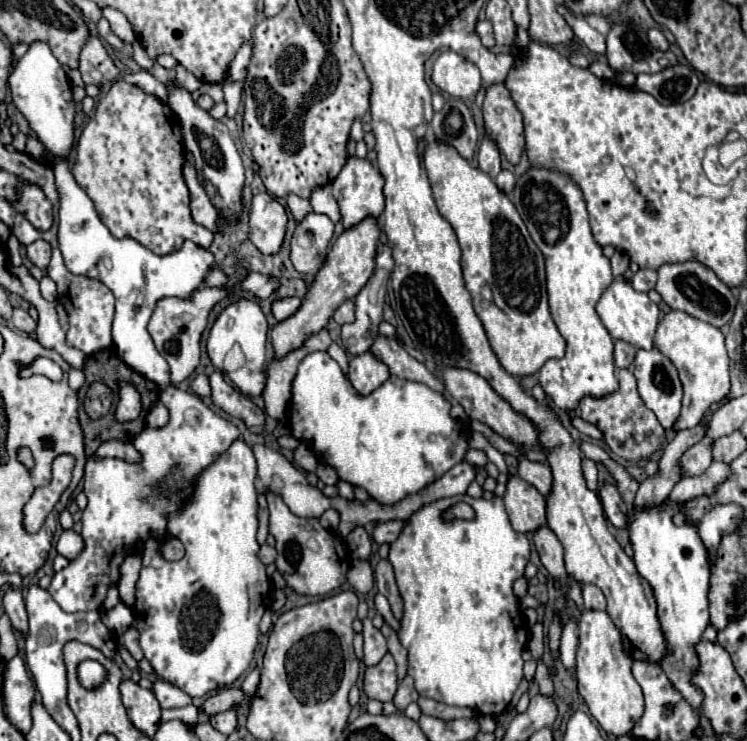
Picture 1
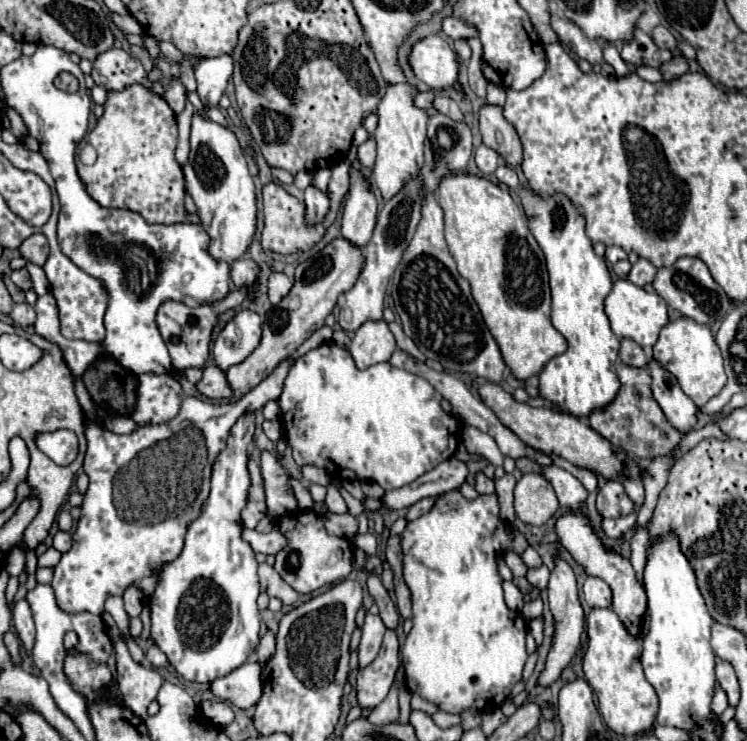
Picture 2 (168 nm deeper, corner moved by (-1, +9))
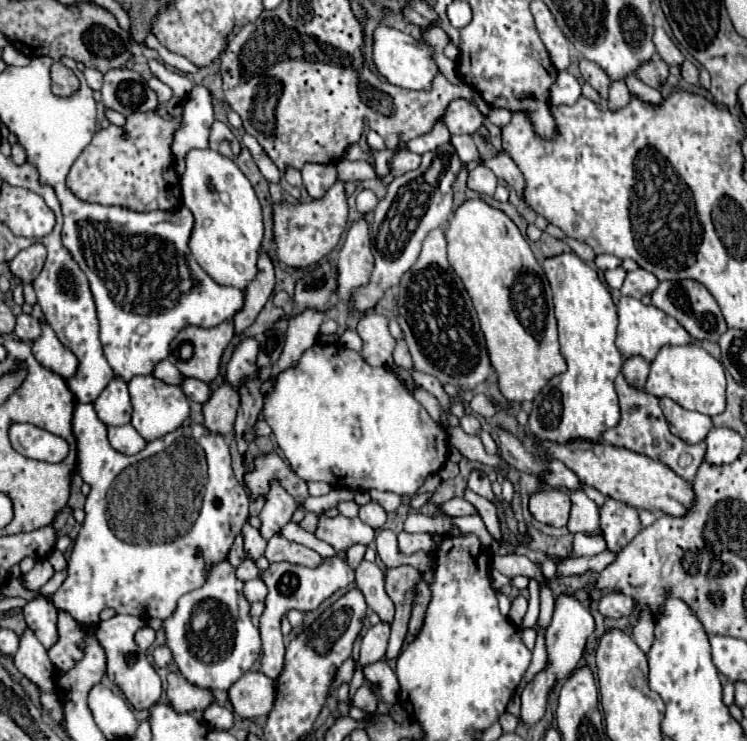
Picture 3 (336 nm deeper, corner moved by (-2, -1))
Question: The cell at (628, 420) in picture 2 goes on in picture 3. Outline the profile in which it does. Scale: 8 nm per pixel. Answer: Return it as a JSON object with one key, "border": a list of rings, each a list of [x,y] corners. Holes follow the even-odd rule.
{"border":[[[619,373],[617,379],[615,379],[615,391],[619,395],[619,407],[621,407],[621,421],[617,427],[609,429],[603,433],[603,441],[609,443],[609,445],[615,445],[615,447],[623,447],[623,449],[629,449],[629,451],[635,451],[635,453],[641,453],[641,455],[647,455],[655,461],[661,461],[665,463],[667,467],[671,467],[677,475],[681,475],[685,481],[693,481],[695,479],[695,473],[703,461],[703,455],[705,455],[705,443],[697,443],[697,445],[689,445],[685,443],[683,439],[675,437],[669,427],[667,427],[667,421],[663,417],[663,411],[659,407],[659,401],[645,393],[645,391],[639,391],[639,389],[633,389],[627,385],[625,377]]]}

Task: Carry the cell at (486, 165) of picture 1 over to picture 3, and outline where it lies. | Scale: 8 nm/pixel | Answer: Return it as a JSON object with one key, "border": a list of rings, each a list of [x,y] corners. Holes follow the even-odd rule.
{"border":[[[477,165],[475,169],[469,171],[467,177],[467,187],[475,193],[485,193],[485,195],[493,195],[495,187],[497,187],[497,177],[491,169],[487,169],[485,165]]]}

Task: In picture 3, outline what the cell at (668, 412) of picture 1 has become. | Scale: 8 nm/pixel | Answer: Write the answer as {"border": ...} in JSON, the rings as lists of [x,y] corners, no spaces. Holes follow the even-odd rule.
{"border":[[[663,397],[659,403],[661,403],[661,409],[665,413],[671,433],[681,437],[685,443],[701,443],[705,441],[707,433],[713,429],[713,421],[709,415],[687,411],[667,397]]]}

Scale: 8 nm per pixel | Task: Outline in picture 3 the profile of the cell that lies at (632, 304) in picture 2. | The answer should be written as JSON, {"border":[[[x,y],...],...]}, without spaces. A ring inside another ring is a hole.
{"border":[[[621,297],[617,311],[619,311],[617,347],[625,359],[639,355],[651,363],[657,357],[659,349],[665,345],[689,345],[691,343],[691,335],[673,317],[669,317],[667,313],[659,311],[653,305],[643,305],[639,299],[631,299],[631,297]]]}

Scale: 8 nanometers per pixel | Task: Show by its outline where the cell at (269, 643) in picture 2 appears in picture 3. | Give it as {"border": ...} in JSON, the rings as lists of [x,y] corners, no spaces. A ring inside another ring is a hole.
{"border":[[[331,557],[331,559],[325,559],[315,569],[299,567],[299,565],[291,565],[291,563],[271,563],[269,569],[265,569],[259,577],[269,589],[269,593],[265,597],[265,611],[259,617],[259,633],[261,633],[261,641],[263,641],[261,671],[267,677],[277,679],[279,673],[283,671],[283,663],[285,663],[285,645],[283,645],[283,635],[279,633],[279,625],[285,619],[287,611],[291,611],[291,609],[297,609],[301,613],[315,611],[335,591],[345,589],[349,583],[353,583],[355,573],[347,565],[347,561],[343,561],[339,557]]]}

